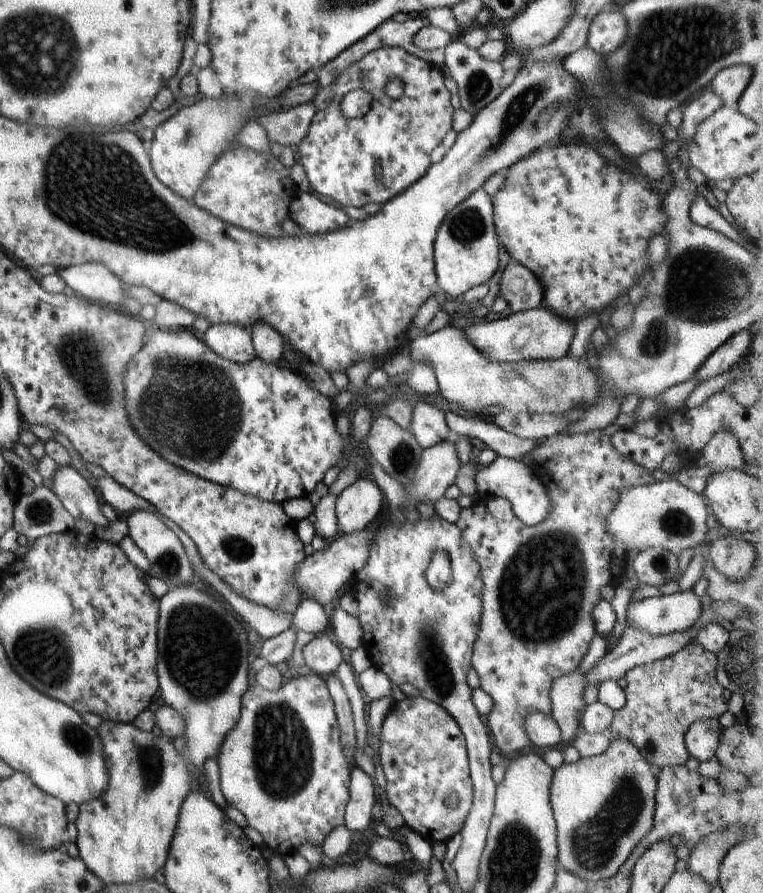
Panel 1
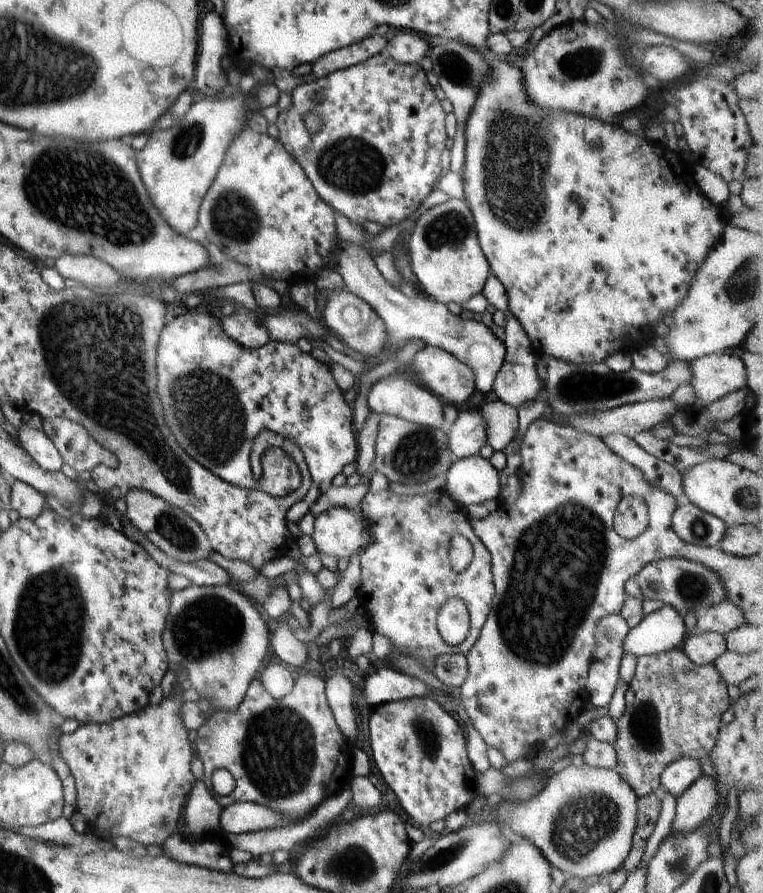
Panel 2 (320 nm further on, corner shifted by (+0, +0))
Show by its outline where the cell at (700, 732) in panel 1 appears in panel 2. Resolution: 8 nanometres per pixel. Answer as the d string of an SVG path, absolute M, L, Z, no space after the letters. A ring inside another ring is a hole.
M678 759L662 771L660 782L672 796L678 798L702 773L699 761Z

